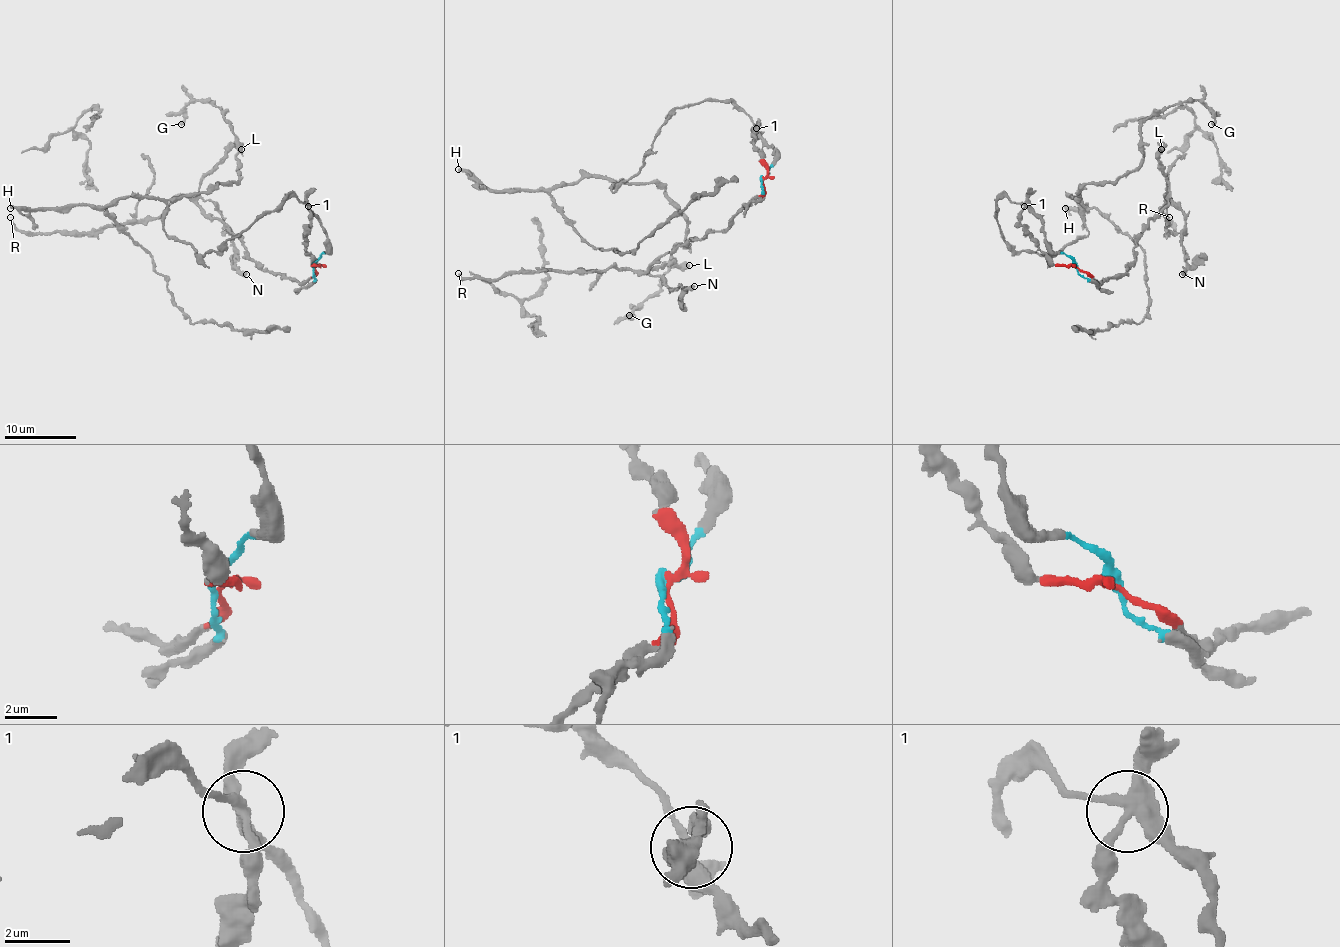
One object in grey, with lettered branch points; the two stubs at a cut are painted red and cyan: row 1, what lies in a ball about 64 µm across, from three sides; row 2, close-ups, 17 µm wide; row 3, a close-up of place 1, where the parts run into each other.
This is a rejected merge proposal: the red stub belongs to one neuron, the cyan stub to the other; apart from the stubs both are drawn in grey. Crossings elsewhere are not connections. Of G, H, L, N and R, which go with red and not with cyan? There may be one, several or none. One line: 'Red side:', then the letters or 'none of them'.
Red side: L, N, R

